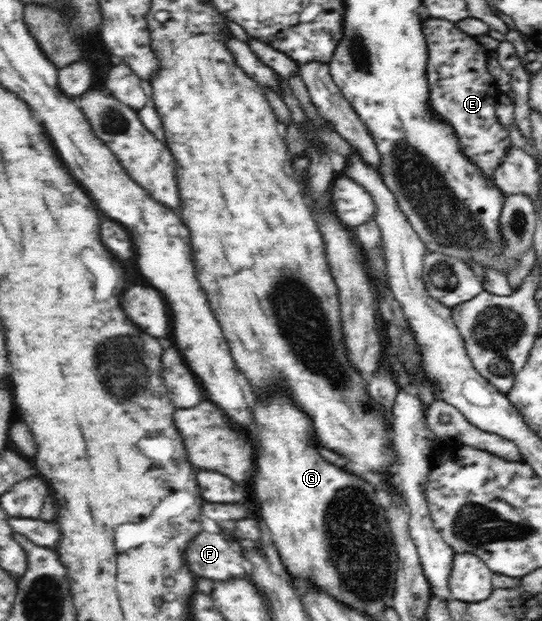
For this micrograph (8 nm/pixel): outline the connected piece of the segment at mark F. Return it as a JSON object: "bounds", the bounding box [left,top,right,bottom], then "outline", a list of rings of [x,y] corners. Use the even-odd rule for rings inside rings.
{"bounds":[186,532,249,580],"outline":[[[200,532],[186,548],[186,562],[196,576],[224,580],[242,578],[249,570],[239,543],[230,543],[222,534]]]}

